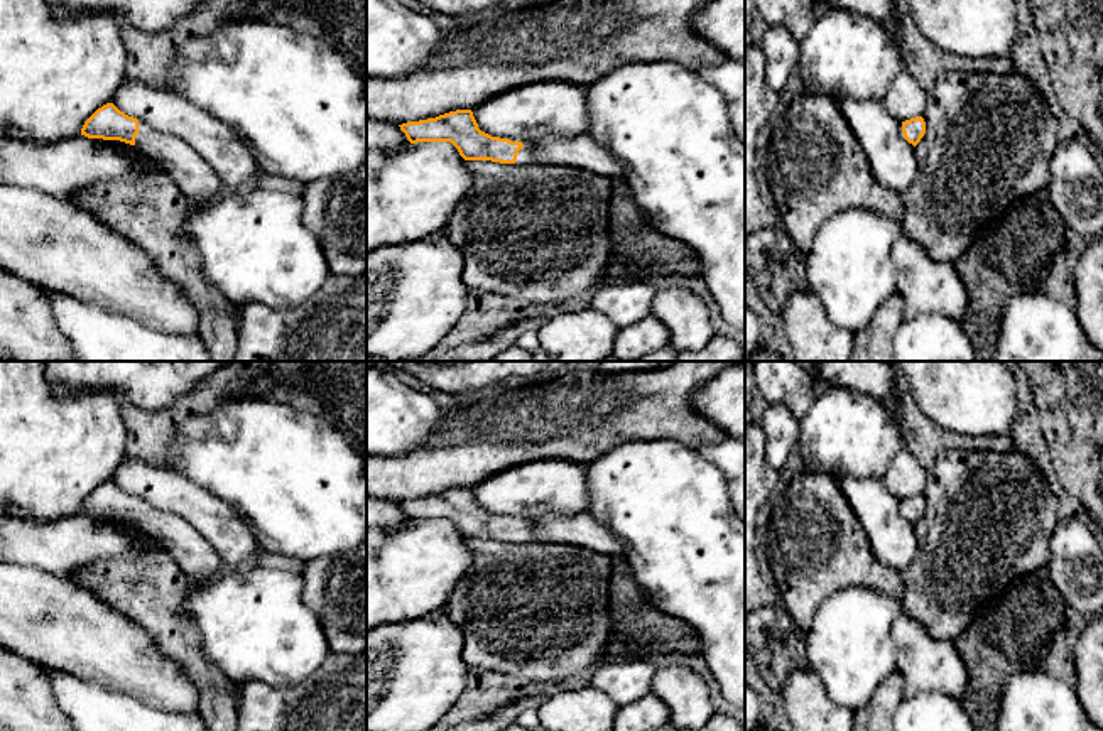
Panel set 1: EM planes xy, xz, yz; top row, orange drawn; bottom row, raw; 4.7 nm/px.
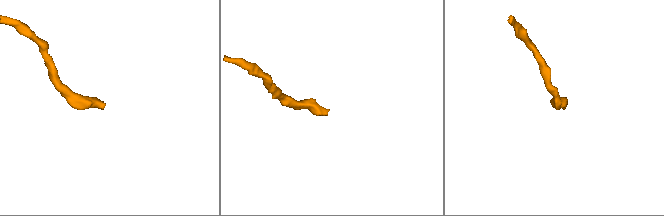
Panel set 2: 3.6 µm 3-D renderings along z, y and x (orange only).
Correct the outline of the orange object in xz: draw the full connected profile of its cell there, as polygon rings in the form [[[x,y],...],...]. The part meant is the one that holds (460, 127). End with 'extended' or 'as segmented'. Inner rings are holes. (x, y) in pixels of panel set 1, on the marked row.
[[[456,110],[399,127],[410,143],[451,142],[465,160],[492,160],[517,165],[535,164],[530,140],[508,140],[481,132],[471,110]]] | extended

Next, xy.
[[[113,103],[98,108],[84,122],[81,135],[135,145],[172,176],[191,208],[225,191],[213,167],[187,142],[125,115]]] | extended

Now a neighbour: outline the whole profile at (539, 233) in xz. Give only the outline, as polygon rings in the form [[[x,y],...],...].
[[[466,160],[471,174],[468,194],[453,211],[443,233],[463,255],[463,280],[470,290],[508,295],[522,302],[559,304],[605,282],[611,267],[610,181],[571,165],[517,165]]]

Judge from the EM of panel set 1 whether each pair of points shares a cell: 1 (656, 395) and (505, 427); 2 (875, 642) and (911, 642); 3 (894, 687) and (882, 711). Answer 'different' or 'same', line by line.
1: same
2: different
3: same

